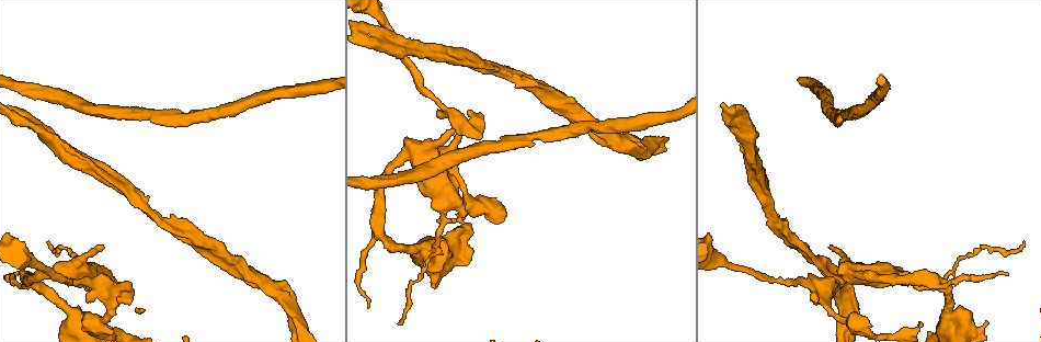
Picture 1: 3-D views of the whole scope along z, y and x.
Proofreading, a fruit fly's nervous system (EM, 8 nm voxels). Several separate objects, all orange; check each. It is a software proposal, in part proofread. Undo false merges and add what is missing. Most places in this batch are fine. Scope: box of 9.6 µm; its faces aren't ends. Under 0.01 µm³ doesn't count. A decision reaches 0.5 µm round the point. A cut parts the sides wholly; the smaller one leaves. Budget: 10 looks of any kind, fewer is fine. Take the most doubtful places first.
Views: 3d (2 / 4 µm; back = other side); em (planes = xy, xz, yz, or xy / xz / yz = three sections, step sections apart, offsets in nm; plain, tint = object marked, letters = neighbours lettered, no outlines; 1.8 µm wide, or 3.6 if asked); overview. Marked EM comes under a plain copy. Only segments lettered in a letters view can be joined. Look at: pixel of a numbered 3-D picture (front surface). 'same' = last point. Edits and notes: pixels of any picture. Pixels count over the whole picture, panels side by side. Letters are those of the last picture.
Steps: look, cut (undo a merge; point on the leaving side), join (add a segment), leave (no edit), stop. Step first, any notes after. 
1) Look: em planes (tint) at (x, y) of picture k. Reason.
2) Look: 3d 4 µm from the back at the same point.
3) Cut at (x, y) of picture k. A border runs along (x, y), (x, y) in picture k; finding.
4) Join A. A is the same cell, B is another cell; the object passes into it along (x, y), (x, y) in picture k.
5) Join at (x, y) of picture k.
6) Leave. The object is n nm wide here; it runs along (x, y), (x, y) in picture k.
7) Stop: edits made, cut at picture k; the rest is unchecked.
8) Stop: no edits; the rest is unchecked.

Look: em 3.6 µm planes (letters) at (732, 132) of picture 1. An open end.

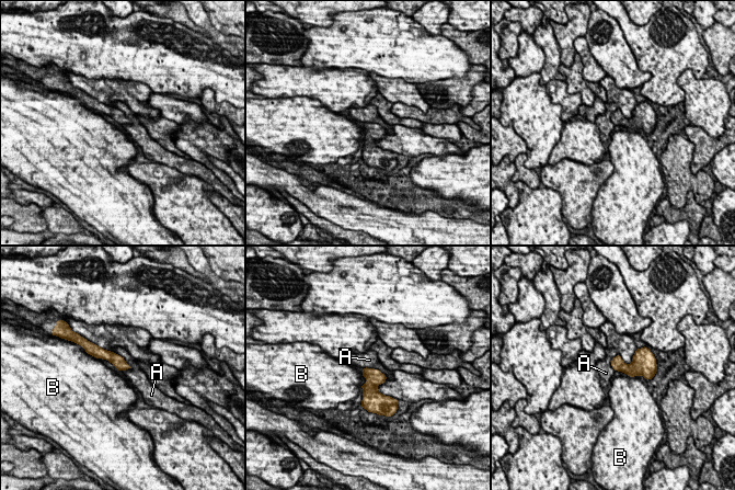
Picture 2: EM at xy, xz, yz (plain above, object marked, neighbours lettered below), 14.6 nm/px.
Leave. A and B are other cells; it runs along (96, 352), (112, 356), (125, 366) in picture 2; no lettered segment goes on from it.

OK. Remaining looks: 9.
Look: 3d 2 µm at (87, 303) of picture 1. Thin end.

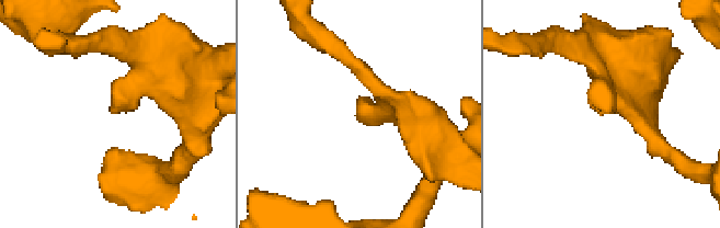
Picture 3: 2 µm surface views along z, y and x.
Look: em planes (letters) at (116, 110) of picture 3. Shape alone is not enough.

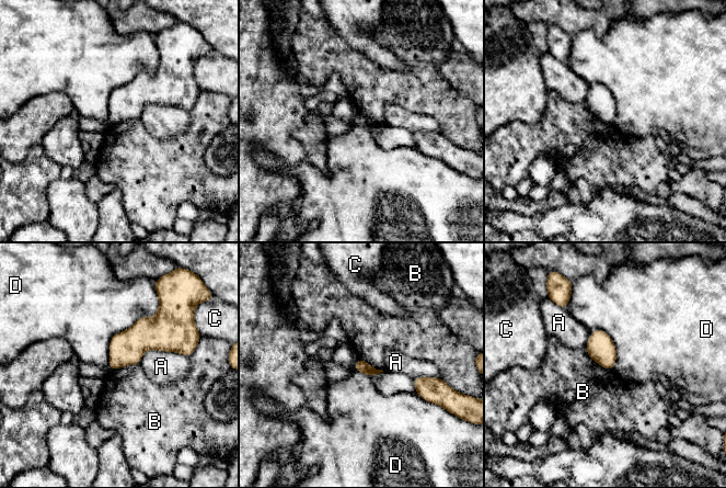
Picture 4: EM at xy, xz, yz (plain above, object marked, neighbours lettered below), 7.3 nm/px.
Leave. The object is 90 nm wide here; A, B, C and D are other cells; a border runs along (585, 348), (596, 362), (612, 370) in picture 4; no lettered segment goes on from it.

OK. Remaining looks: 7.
Look: 3d 2 µm at (461, 224) of picture 1. An open end.

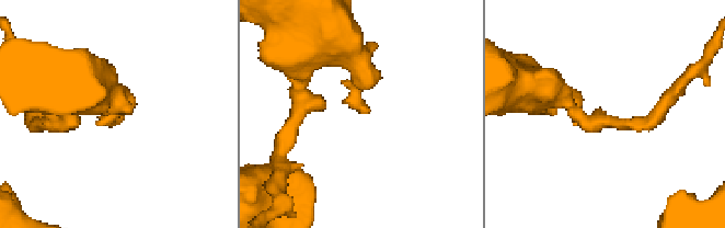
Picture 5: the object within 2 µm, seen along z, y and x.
Look: em 3.6 µm planes (letters) at (120, 115) of picture 5. Need the tissue.

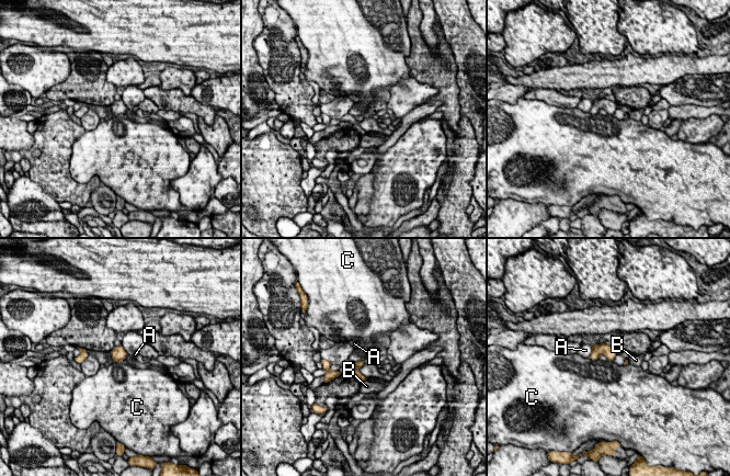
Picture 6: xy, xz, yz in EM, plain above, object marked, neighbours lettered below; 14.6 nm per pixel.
Leave. The longest contact is with A, 200 nm; A, B and C are other cells; no lettered segment goes on from it.

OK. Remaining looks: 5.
Look: 3d 2 µm from the back at (18, 273) of picture 1.

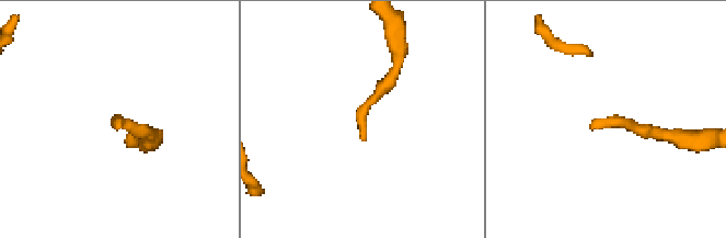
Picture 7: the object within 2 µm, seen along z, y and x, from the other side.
Look: em xz step 4 (letters) at (595, 127) of picture 7. Now the EM.

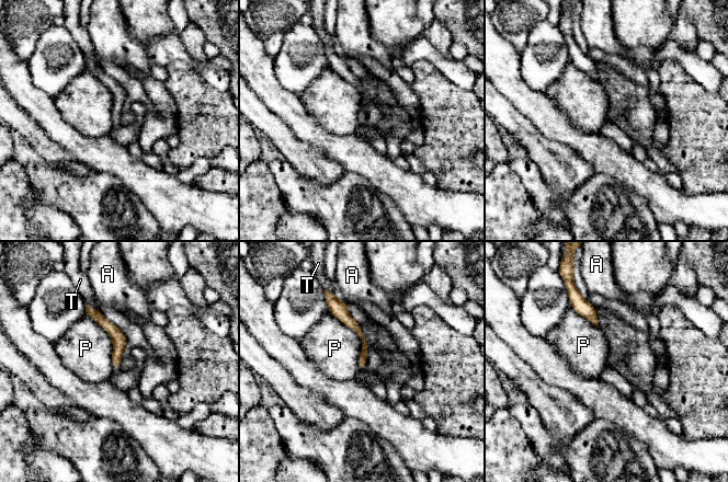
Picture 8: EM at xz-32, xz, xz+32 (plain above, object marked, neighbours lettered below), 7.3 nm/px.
Leave. A, P and T are other cells; it runs along (339, 302), (363, 339), (362, 367) in picture 8; none of them fits.

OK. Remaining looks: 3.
Stop: no edits; the rest is unchecked.

